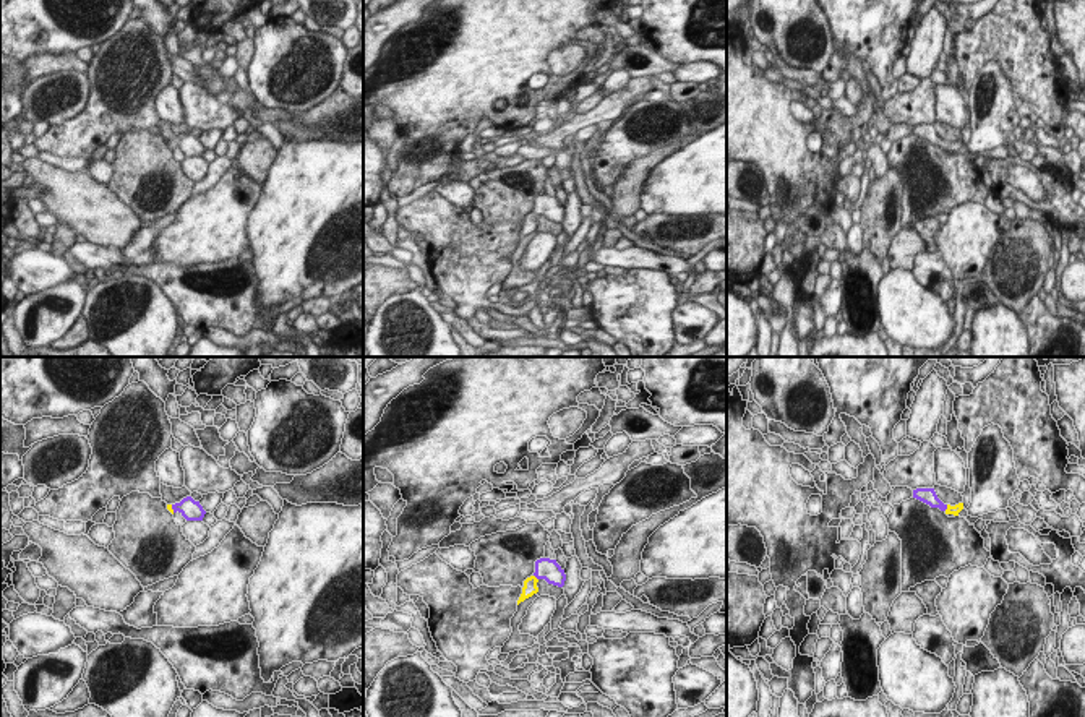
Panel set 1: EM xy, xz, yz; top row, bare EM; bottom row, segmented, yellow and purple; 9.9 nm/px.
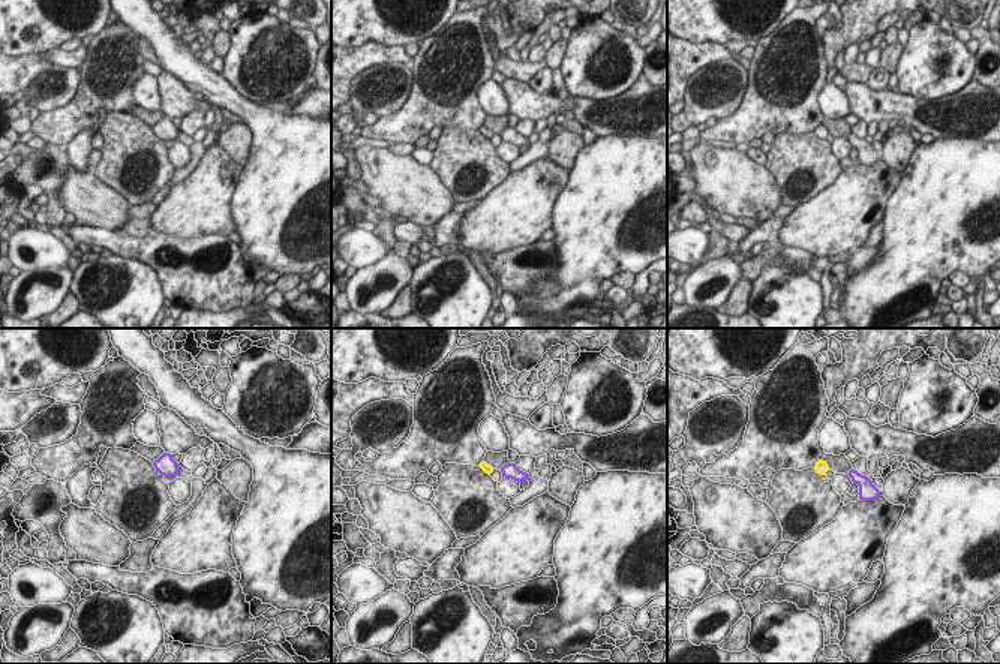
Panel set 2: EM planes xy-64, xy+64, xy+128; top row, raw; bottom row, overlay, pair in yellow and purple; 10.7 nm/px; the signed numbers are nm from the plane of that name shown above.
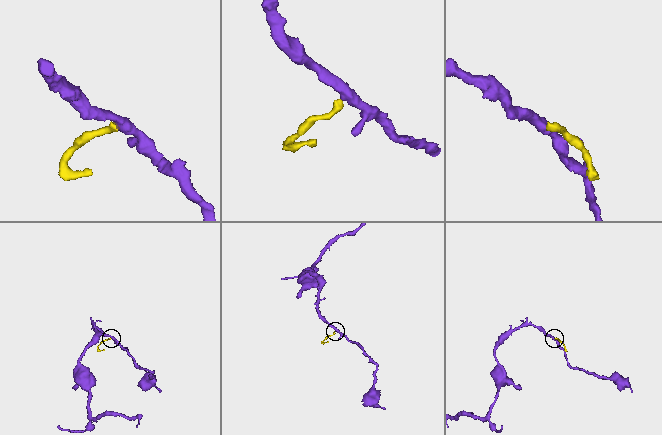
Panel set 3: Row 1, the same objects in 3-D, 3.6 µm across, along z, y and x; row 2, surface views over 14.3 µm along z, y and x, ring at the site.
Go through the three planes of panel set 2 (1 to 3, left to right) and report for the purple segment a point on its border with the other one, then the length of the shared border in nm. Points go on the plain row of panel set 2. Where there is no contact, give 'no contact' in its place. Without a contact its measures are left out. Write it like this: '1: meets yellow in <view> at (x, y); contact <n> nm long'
1: no contact
2: no contact
3: no contact

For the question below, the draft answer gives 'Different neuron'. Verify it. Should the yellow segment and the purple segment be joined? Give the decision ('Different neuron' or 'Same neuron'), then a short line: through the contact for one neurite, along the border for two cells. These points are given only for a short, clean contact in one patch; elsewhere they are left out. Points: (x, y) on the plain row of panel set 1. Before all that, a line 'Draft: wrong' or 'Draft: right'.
Draft: wrong
Same neuron. Line: yz (951, 146), (947, 145), (926, 132)

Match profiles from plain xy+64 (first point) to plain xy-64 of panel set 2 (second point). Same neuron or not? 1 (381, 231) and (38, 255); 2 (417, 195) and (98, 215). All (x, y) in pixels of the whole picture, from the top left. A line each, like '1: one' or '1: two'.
1: two
2: one

